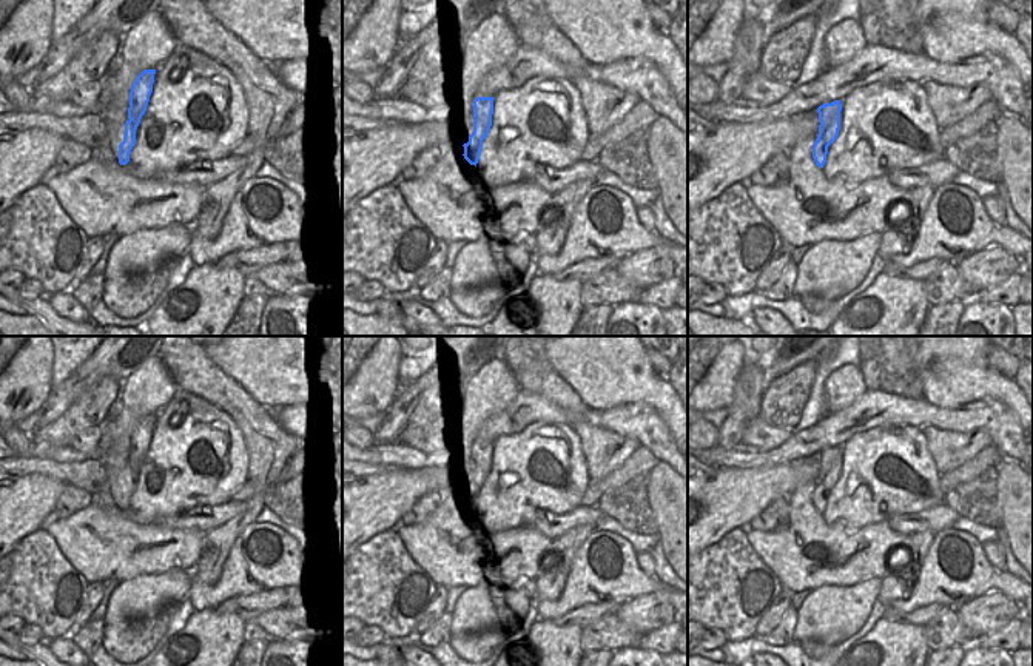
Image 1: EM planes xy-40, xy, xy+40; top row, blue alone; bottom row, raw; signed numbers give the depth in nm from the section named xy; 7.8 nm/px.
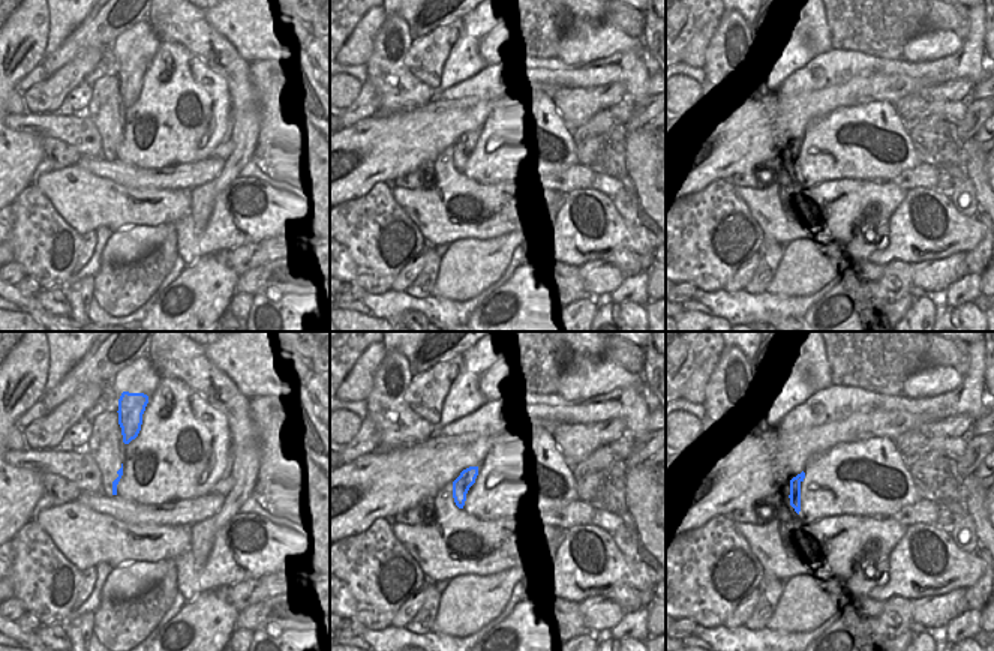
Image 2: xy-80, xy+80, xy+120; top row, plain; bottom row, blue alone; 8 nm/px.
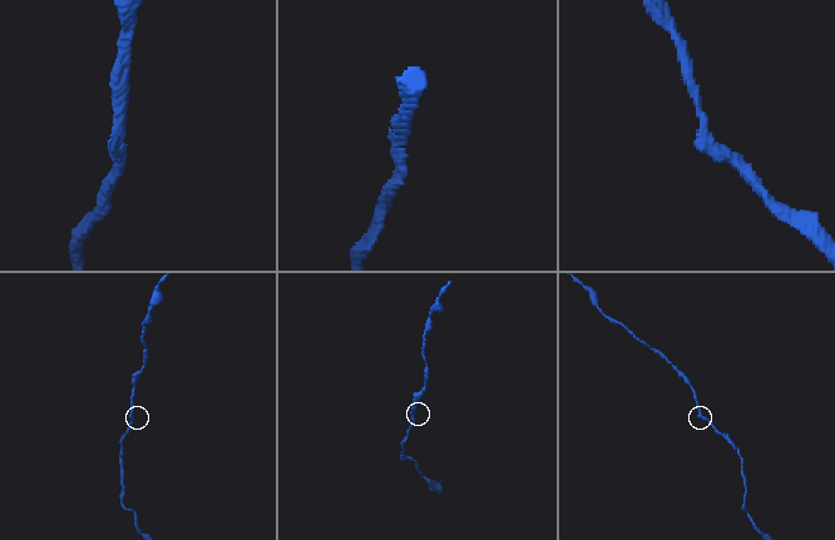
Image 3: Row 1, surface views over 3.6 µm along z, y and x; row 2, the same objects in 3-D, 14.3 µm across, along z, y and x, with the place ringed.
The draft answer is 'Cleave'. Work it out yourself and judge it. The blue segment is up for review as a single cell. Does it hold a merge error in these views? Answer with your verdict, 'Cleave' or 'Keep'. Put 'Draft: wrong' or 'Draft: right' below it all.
Keep
Draft: wrong

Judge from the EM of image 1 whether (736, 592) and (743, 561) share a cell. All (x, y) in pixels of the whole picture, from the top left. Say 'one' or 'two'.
one

